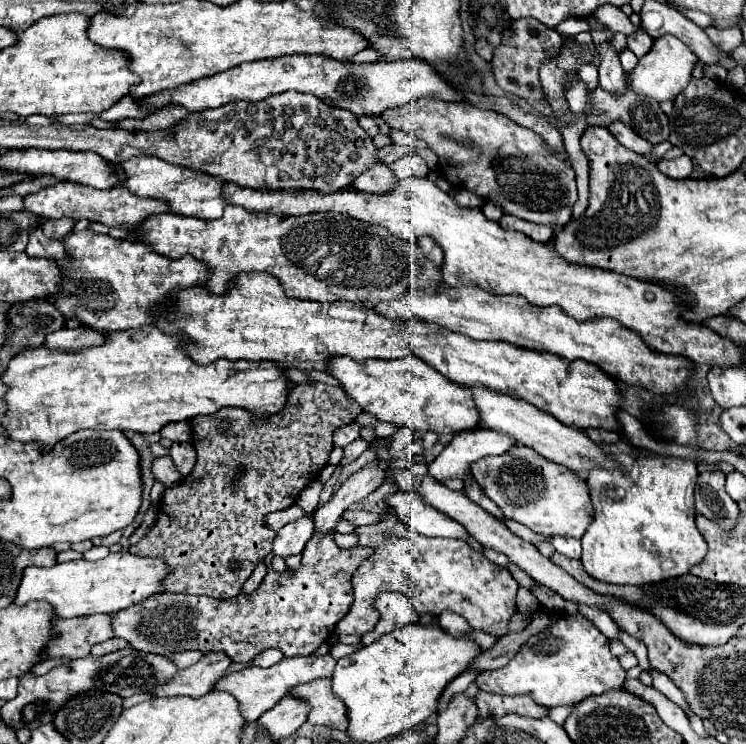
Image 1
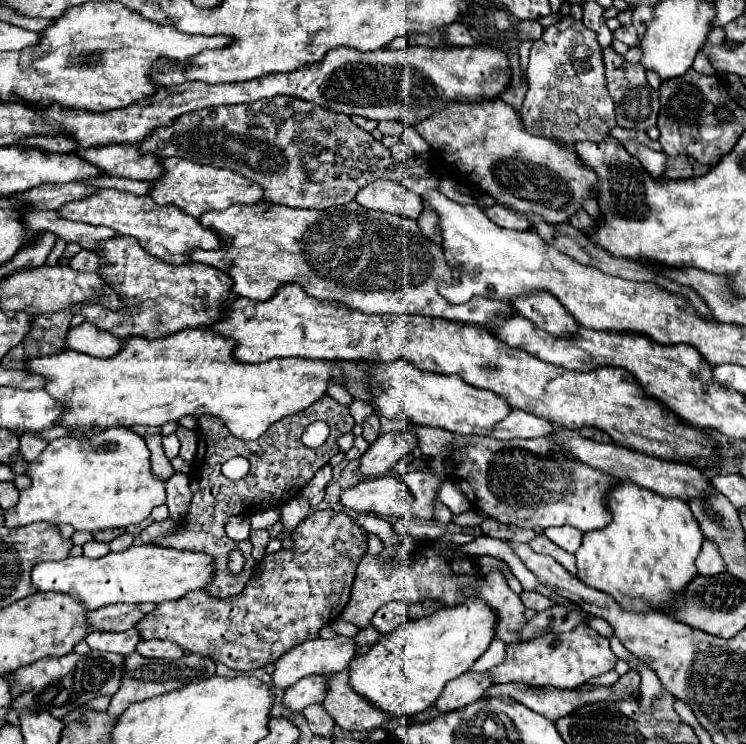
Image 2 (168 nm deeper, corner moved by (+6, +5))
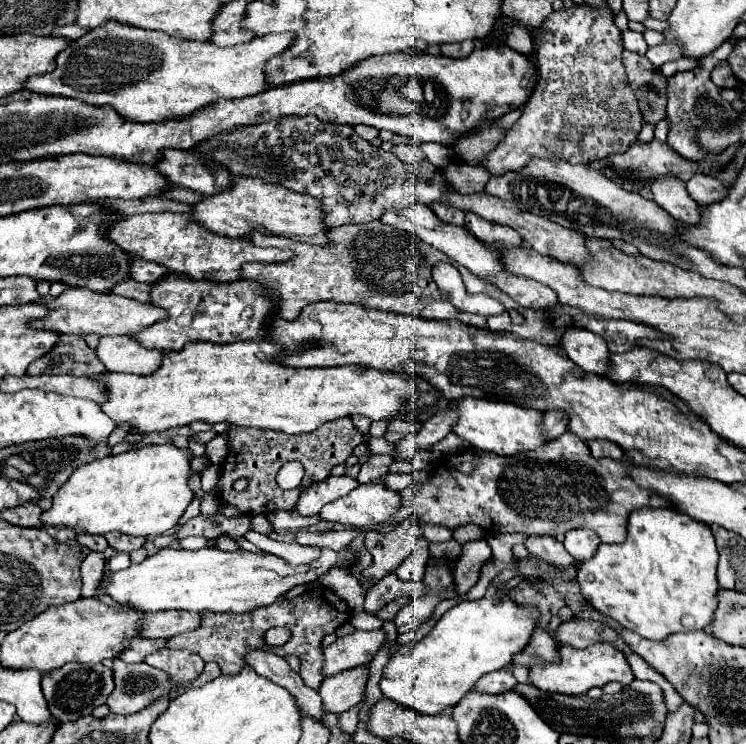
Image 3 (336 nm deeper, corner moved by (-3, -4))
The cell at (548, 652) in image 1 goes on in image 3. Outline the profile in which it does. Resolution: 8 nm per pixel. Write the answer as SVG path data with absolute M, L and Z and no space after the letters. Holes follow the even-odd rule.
M596 643L588 649L574 649L572 645L560 645L562 661L556 665L536 665L530 669L530 681L534 687L550 691L550 693L564 693L564 695L584 695L592 687L604 687L610 681L618 681L622 685L630 685L634 681L634 673L624 657L614 645Z

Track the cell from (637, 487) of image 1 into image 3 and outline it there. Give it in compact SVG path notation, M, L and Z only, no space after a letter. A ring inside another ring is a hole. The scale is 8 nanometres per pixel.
M640 509L628 519L628 539L620 545L600 545L590 561L578 569L578 583L584 599L602 615L614 619L620 627L638 633L644 639L662 641L672 633L704 629L714 621L718 607L716 581L718 551L714 535L706 523L700 523L672 509Z

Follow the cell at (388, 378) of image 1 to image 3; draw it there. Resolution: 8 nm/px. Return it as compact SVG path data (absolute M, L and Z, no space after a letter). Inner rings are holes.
M466 397L456 401L460 407L458 423L454 425L454 433L466 439L470 445L484 449L484 451L494 451L504 457L512 457L518 453L534 451L540 445L546 445L548 441L544 439L542 433L542 413L534 409L524 409L514 403L502 403L502 401L488 401L488 399L474 399Z

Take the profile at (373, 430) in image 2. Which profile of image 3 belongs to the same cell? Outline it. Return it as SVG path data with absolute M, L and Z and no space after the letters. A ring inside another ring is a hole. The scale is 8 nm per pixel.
M396 419L396 421L392 421L392 423L388 425L386 439L388 439L388 441L392 441L392 443L396 443L396 441L404 439L406 435L412 435L412 433L416 433L418 429L420 429L420 423L418 423L418 421L414 421L414 423L408 423L408 421Z

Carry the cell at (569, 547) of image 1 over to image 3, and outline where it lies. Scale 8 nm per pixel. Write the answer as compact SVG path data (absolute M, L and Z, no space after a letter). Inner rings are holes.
M572 529L566 533L564 547L576 561L588 561L594 557L600 545L600 537L592 529Z

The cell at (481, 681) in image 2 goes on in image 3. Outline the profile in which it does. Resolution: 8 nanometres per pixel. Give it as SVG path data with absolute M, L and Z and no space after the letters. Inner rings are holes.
M500 669L500 671L492 671L486 673L478 683L476 683L476 691L484 691L488 695L496 695L496 693L504 693L516 687L516 679L512 675L510 669Z

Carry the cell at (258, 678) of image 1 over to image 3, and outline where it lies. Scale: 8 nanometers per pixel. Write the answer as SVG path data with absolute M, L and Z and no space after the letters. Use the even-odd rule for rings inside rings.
M354 631L346 637L338 637L324 649L324 675L338 675L340 671L370 663L372 657L384 647L386 631Z

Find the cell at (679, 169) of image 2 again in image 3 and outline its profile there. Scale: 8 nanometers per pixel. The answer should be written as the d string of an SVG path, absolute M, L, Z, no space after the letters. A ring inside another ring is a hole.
M694 175L686 183L686 189L698 205L710 205L716 201L722 201L722 197L728 195L728 187L710 175Z

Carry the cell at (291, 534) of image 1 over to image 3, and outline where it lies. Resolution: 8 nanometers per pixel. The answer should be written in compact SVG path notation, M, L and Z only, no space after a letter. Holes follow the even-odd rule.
M330 475L320 483L312 483L312 485L304 487L302 489L304 493L300 493L296 509L298 509L300 515L318 515L320 509L326 503L330 503L330 501L334 501L338 497L344 497L356 485L358 485L358 481L348 477L348 475L340 475L340 477Z

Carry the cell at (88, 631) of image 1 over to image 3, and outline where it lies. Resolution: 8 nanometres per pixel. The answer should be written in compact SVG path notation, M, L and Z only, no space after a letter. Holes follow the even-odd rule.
M164 611L164 613L146 613L144 627L140 629L142 637L158 639L158 637L174 637L178 633L194 631L200 627L200 613L180 613L180 611Z

